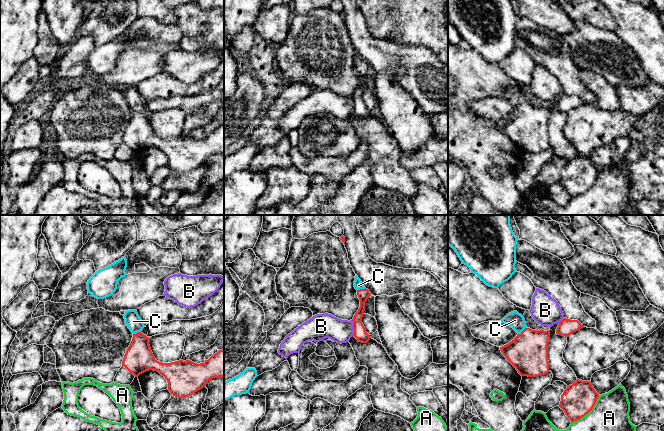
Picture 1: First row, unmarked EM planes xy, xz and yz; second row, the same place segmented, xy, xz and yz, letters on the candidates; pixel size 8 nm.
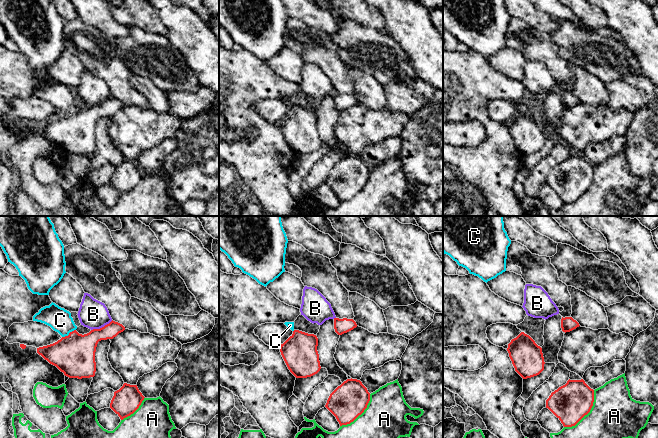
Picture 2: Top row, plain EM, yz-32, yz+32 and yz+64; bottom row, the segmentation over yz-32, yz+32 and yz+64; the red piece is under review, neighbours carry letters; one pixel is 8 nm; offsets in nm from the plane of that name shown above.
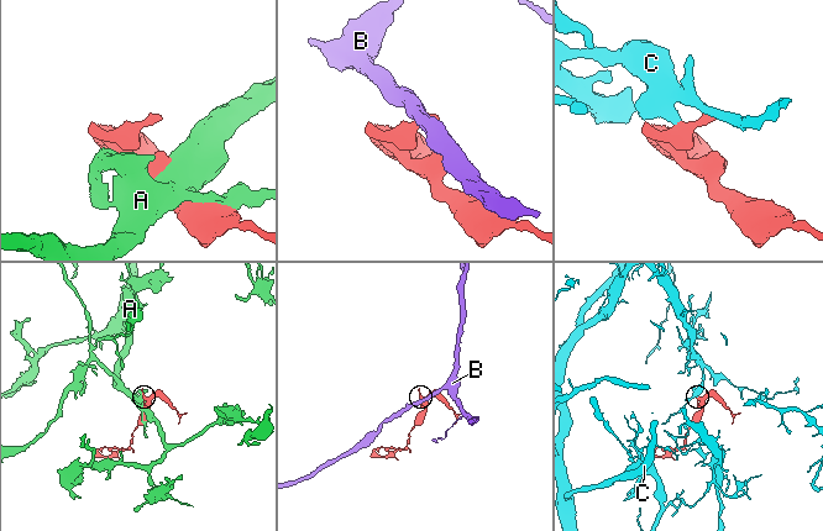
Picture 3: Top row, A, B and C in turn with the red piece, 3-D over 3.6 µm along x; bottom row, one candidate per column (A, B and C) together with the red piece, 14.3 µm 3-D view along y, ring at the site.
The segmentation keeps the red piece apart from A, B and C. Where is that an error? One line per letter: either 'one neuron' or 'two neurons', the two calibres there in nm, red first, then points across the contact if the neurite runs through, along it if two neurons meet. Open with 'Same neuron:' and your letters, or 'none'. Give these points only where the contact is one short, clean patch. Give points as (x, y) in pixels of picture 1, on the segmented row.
Same neuron: C
A: two neurons | 260/280 nm
B: two neurons | 100/200 nm | along xz (351, 320), (353, 335)
C: one neuron | 320/130 nm

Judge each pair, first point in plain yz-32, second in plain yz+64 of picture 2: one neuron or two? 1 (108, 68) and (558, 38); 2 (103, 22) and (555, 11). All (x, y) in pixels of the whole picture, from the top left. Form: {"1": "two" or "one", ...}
{"1": "two", "2": "two"}

